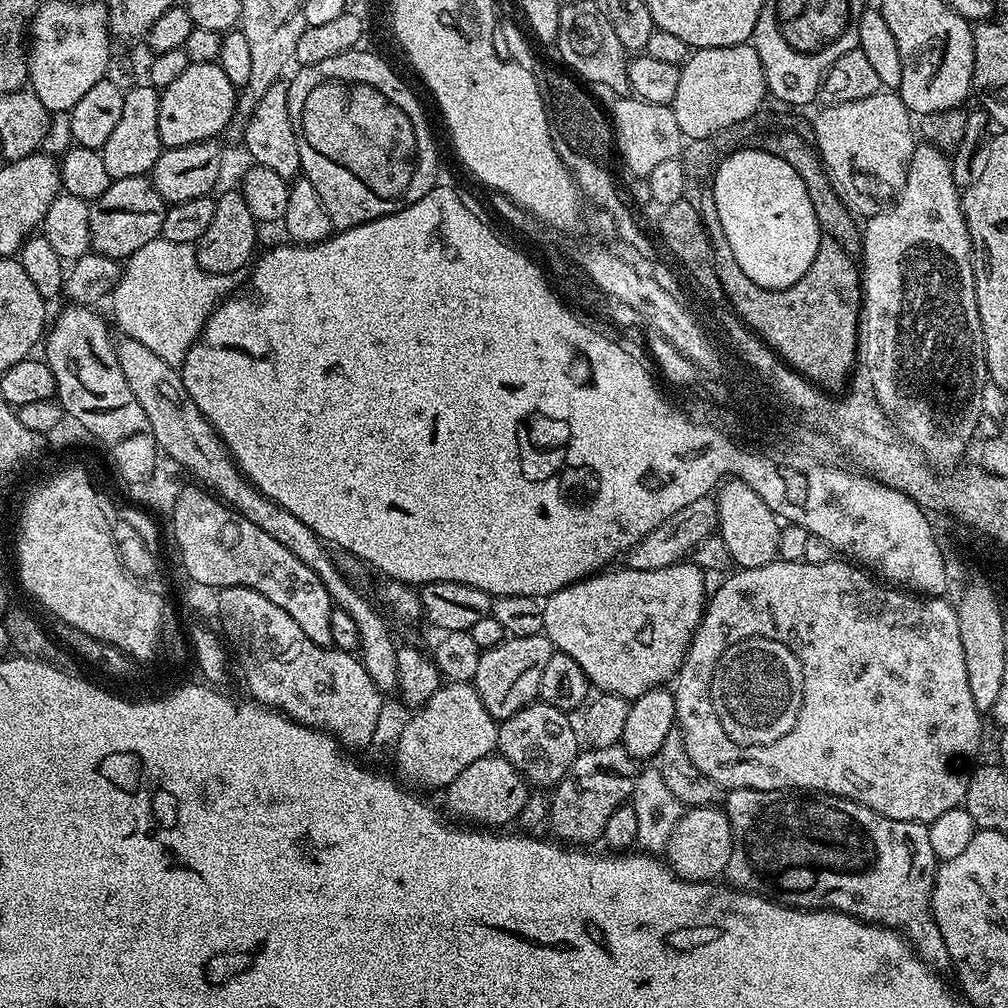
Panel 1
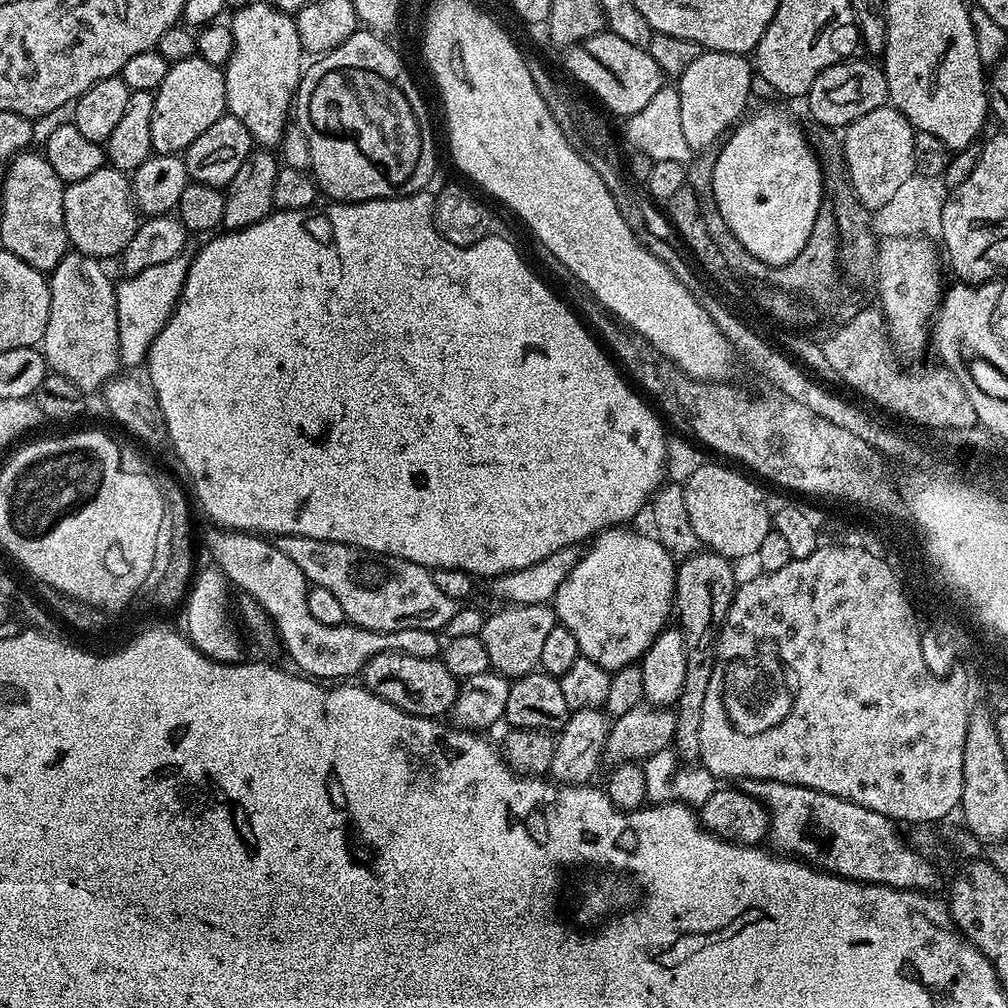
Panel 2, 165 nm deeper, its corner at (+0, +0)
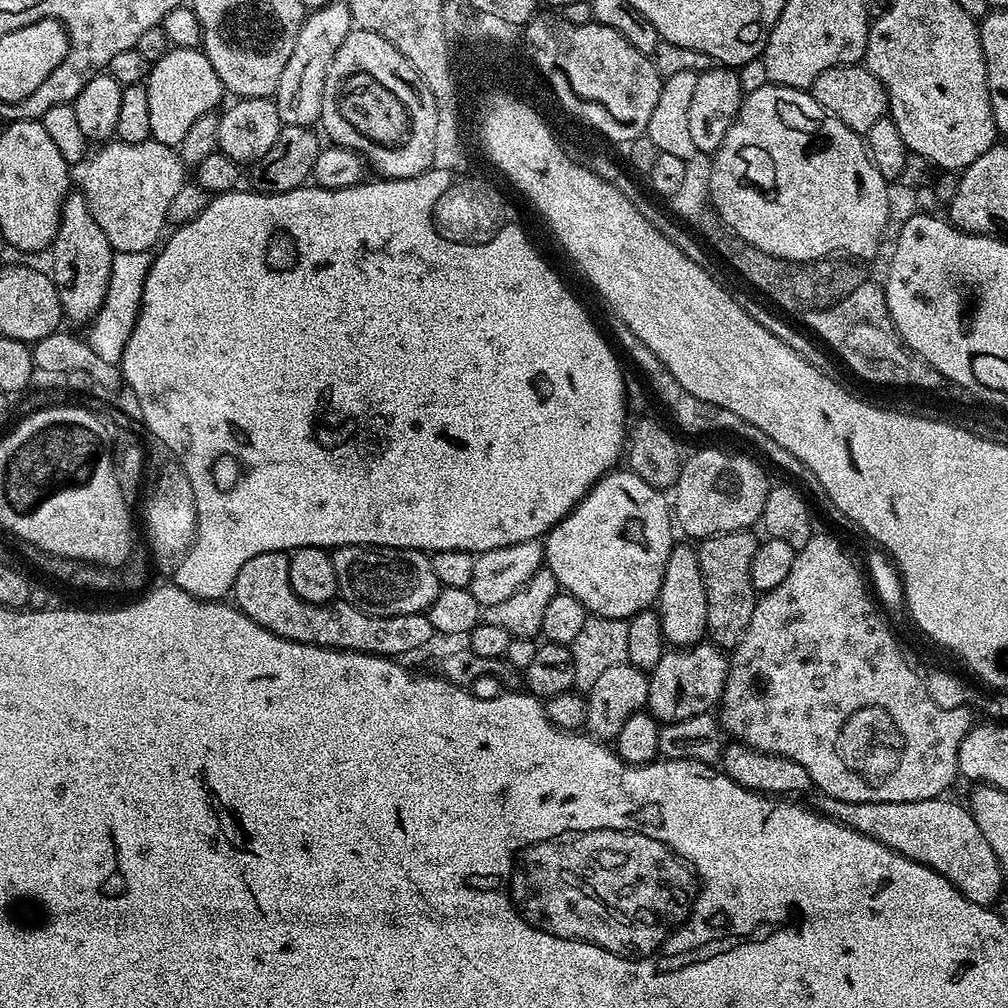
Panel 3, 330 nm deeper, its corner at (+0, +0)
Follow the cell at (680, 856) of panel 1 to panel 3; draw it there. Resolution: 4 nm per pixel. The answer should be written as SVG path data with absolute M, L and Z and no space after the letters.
M833 796L817 797L814 808L820 815L829 816L850 830L858 830L858 834L866 834L890 846L890 850L942 874L970 902L987 908L1001 899L1000 891L1006 884L1002 866L994 850L990 850L990 842L978 830L978 822L974 822L961 801L959 804L938 796L922 802L842 802Z

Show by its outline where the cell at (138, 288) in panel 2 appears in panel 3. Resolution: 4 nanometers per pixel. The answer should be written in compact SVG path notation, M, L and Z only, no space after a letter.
M151 251L117 252L112 257L112 269L110 270L110 282L106 290L106 298L102 306L96 312L96 317L87 325L86 339L94 354L106 362L119 365L122 354L126 350L126 342L130 342L130 334L136 325L136 319L140 313L144 283L148 277L148 271L154 259Z

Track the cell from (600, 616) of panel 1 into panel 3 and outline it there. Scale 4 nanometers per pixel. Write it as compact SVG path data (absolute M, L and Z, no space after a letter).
M613 470L598 481L580 499L569 516L564 516L543 537L544 562L560 583L586 611L594 616L627 621L639 612L651 609L659 601L662 578L674 547L674 512L661 489L642 482L631 470Z

